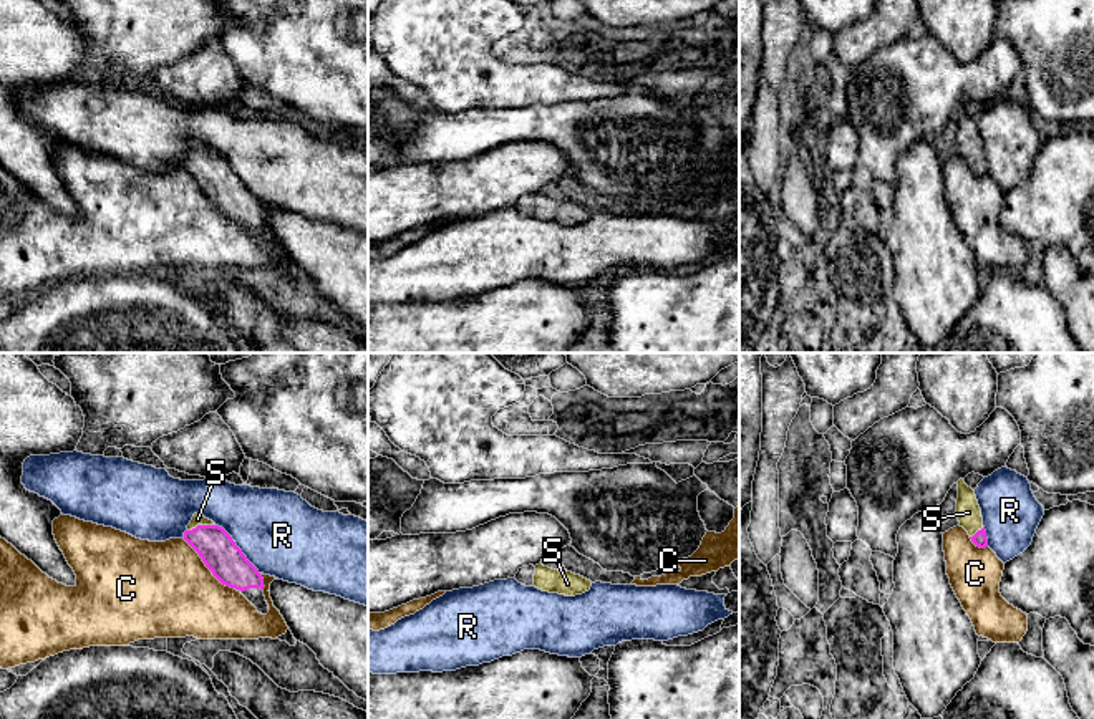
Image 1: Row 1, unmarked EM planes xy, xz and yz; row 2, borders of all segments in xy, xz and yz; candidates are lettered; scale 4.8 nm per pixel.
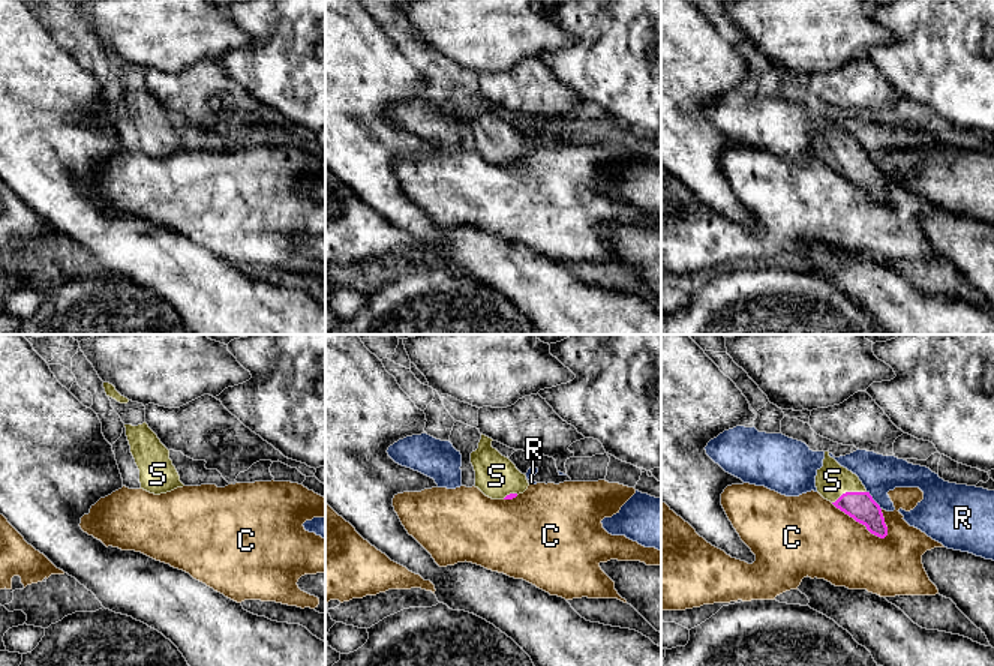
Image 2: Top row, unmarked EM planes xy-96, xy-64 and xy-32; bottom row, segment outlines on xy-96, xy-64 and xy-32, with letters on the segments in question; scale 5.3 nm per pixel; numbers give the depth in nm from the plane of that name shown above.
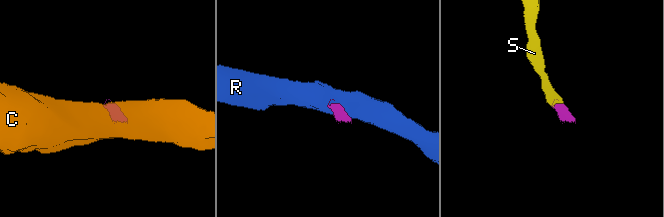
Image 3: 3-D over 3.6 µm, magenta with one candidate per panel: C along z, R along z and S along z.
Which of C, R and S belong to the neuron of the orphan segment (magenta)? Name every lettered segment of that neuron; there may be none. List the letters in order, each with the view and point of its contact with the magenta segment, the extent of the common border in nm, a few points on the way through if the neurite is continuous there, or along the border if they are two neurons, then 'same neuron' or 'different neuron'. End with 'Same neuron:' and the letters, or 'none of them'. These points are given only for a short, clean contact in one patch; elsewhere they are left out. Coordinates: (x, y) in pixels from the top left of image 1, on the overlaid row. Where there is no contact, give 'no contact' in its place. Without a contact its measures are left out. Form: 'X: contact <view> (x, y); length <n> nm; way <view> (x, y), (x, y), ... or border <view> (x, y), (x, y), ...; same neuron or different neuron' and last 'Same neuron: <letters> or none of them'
C: contact xy (208, 567); length 360 nm; border xy (183, 539), (222, 583), (236, 590); different neuron
R: contact xy (239, 549); length 320 nm; border xy (216, 524), (231, 537), (259, 574); different neuron
S: contact xy (201, 525); length 140 nm; way xy (222, 557), (201, 525), (198, 519); same neuron
Same neuron: S

